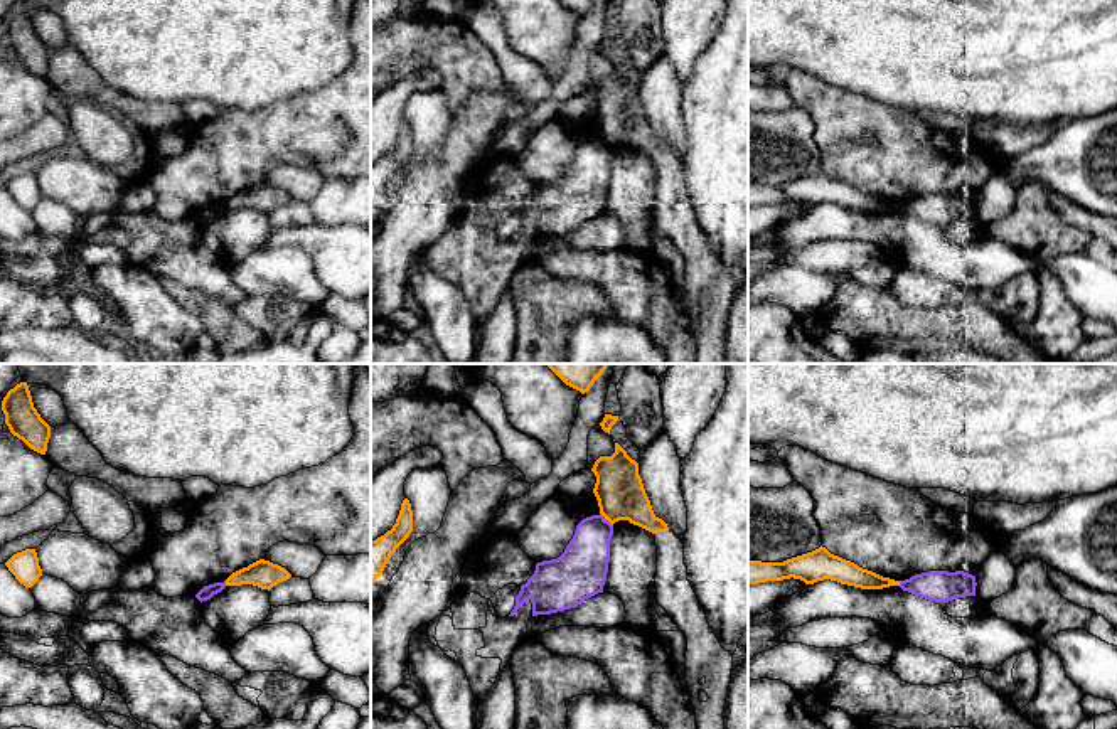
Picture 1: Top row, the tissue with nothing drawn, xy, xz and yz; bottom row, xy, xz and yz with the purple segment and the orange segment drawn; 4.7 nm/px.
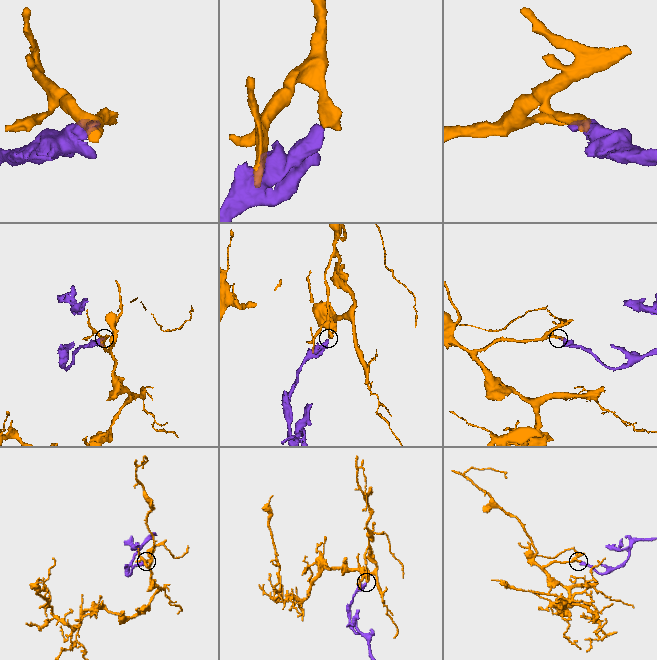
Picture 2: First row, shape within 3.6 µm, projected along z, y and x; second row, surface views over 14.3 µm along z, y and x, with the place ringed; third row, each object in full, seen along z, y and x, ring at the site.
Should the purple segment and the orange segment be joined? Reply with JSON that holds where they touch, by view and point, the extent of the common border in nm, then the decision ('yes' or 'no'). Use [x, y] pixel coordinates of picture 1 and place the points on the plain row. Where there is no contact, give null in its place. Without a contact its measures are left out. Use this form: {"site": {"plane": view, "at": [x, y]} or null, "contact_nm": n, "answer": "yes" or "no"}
{"site": {"plane": "xz", "at": [603, 142]}, "contact_nm": 90, "answer": "no"}

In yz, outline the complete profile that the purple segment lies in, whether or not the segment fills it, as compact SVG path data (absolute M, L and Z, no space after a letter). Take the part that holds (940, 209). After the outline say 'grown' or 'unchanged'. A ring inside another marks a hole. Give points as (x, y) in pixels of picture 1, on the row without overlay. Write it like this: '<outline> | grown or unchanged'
M928 194L900 205L903 214L935 226L975 219L975 199L964 194Z | unchanged

